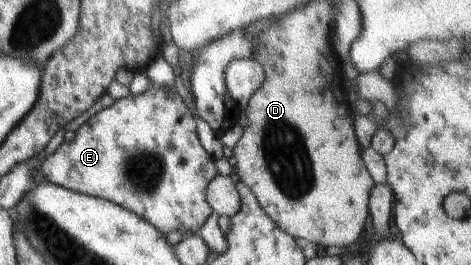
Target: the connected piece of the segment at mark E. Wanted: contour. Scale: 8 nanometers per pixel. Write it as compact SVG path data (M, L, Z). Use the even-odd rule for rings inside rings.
M154 86L139 96L130 94L127 97L116 99L111 107L98 111L97 114L80 126L75 134L69 135L53 154L49 154L46 157L46 160L42 163L42 172L44 172L44 176L46 176L47 180L55 185L83 195L90 195L91 197L104 199L128 209L130 212L147 220L148 223L152 224L152 226L157 228L163 235L171 230L180 231L181 234L195 234L213 212L206 200L206 191L208 183L218 175L214 162L215 159L212 158L209 155L209 152L206 152L206 149L200 144L194 114L192 110L184 104L180 92L176 89L171 91Z

